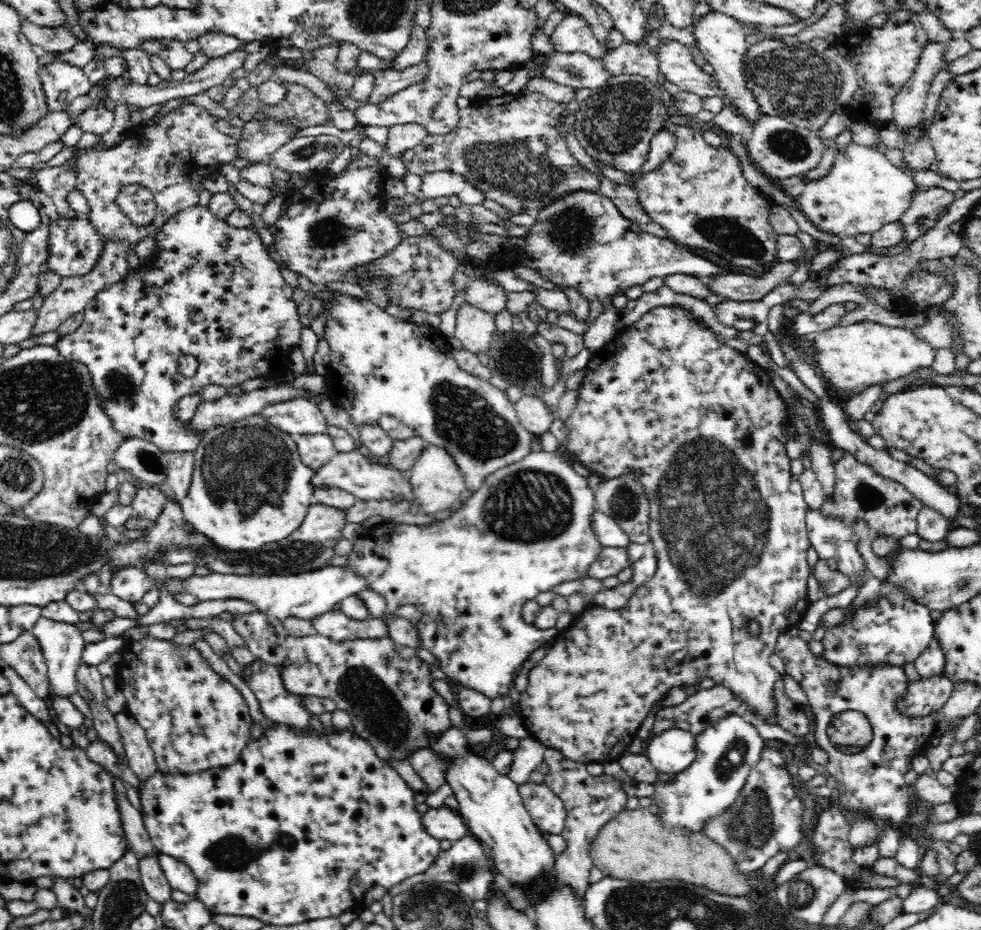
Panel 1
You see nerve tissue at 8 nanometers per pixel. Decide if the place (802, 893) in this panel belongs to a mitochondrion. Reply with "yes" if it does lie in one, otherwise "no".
yes

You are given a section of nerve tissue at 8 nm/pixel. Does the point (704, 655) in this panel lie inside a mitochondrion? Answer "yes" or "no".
no

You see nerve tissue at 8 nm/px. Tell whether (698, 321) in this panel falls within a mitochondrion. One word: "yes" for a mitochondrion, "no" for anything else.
no

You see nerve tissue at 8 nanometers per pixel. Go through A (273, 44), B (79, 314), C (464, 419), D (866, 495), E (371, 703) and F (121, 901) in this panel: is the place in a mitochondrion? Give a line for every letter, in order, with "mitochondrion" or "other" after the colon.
A: other
B: other
C: mitochondrion
D: mitochondrion
E: mitochondrion
F: mitochondrion

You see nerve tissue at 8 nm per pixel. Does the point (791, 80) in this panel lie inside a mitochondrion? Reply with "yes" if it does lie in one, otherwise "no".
yes

